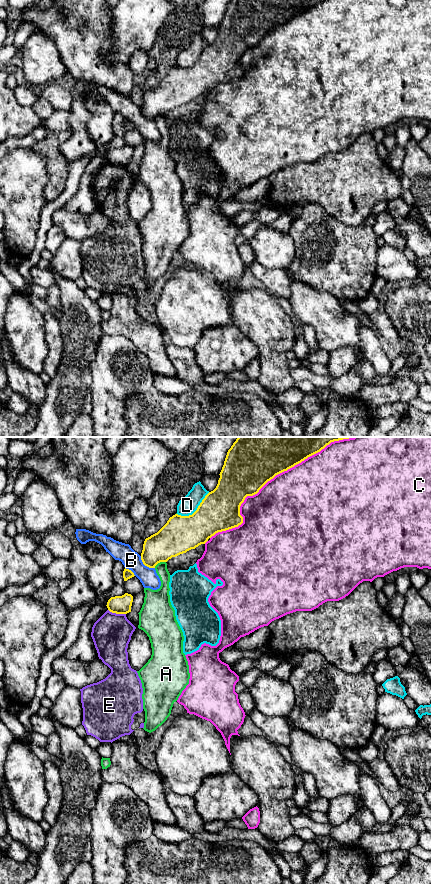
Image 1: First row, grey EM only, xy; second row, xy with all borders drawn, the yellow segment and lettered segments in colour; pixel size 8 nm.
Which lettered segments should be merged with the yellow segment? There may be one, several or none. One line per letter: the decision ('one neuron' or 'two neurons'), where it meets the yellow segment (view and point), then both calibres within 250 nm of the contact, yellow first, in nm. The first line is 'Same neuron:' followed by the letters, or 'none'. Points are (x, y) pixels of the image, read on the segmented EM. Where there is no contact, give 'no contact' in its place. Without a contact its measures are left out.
Same neuron: none
A: two neurons | xy (159, 562) | 280/100 nm
B: two neurons | xy (145, 565) | 240/150 nm
C: two neurons | xy (271, 478) | 460/480 nm
D: two neurons | xy (196, 510) | 320/150 nm
E: two neurons | xy (117, 613) | 140/320 nm

